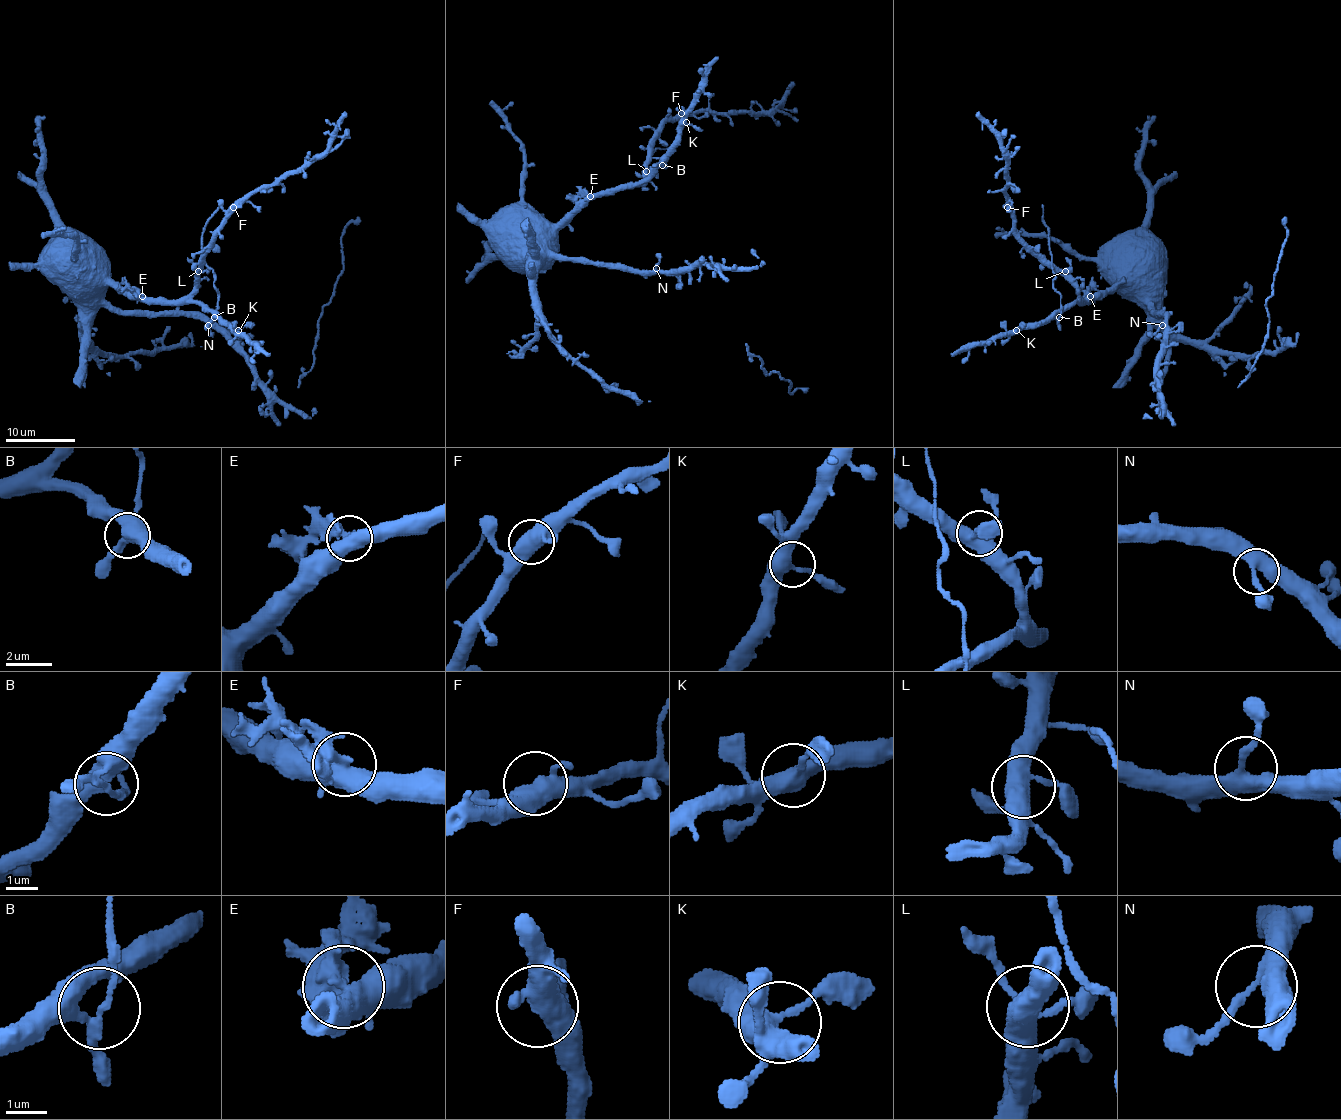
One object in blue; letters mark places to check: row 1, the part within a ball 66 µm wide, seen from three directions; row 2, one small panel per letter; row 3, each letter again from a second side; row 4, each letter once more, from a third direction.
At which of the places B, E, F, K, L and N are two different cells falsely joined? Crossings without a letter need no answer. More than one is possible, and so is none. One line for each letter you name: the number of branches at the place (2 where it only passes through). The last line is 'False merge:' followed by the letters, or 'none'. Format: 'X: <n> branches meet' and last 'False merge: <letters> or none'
B: 3 branches meet
E: 4 branches meet
False merge: B, E

